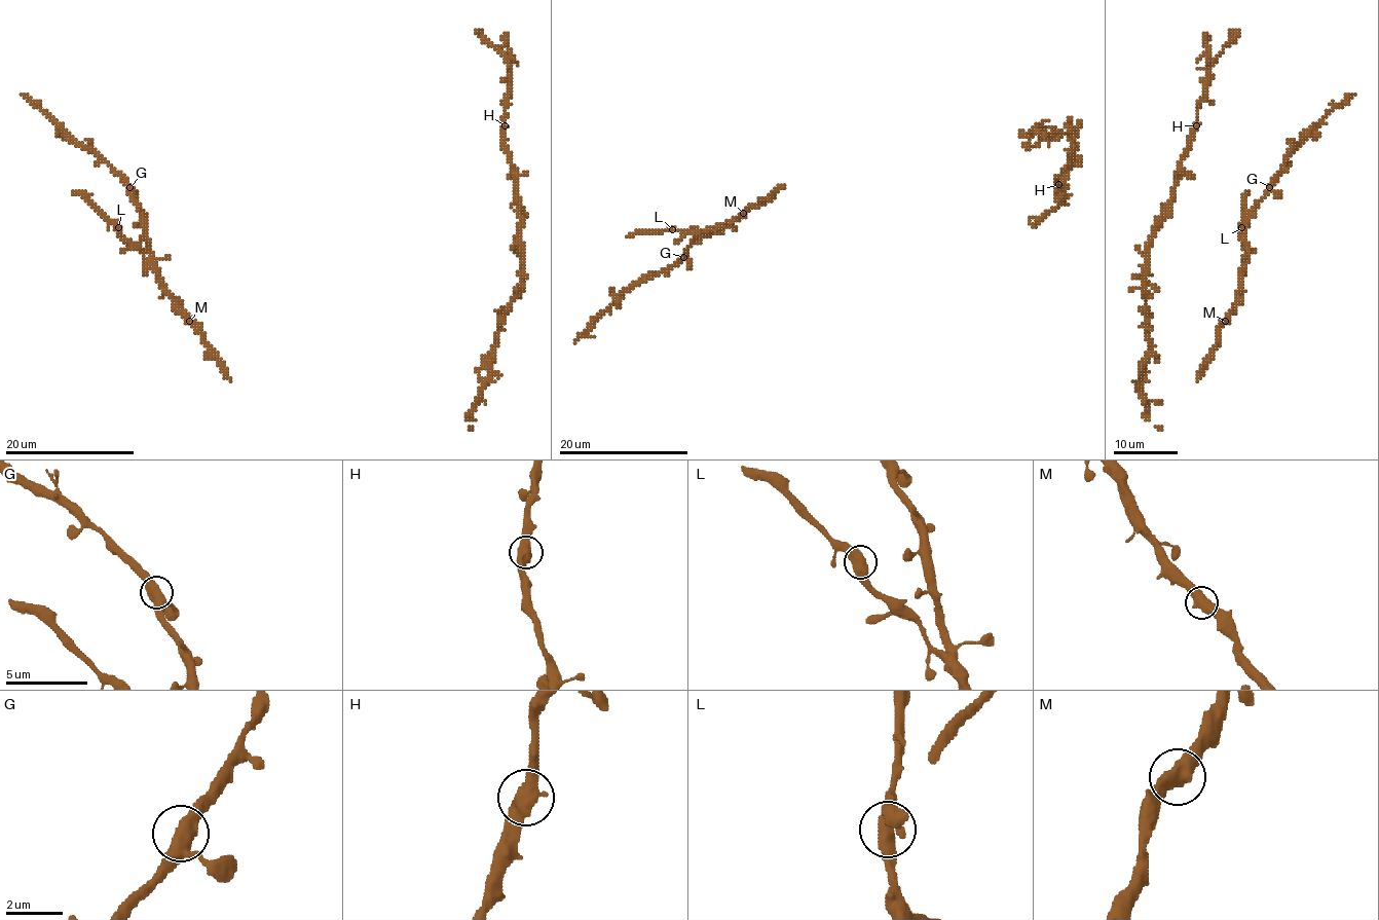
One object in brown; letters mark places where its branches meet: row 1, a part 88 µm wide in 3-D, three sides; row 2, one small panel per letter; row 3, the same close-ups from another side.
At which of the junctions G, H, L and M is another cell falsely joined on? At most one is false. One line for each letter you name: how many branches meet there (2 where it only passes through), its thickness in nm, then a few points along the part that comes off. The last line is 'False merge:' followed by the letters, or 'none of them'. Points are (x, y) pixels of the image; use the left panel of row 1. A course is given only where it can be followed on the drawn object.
False merge: none of them

